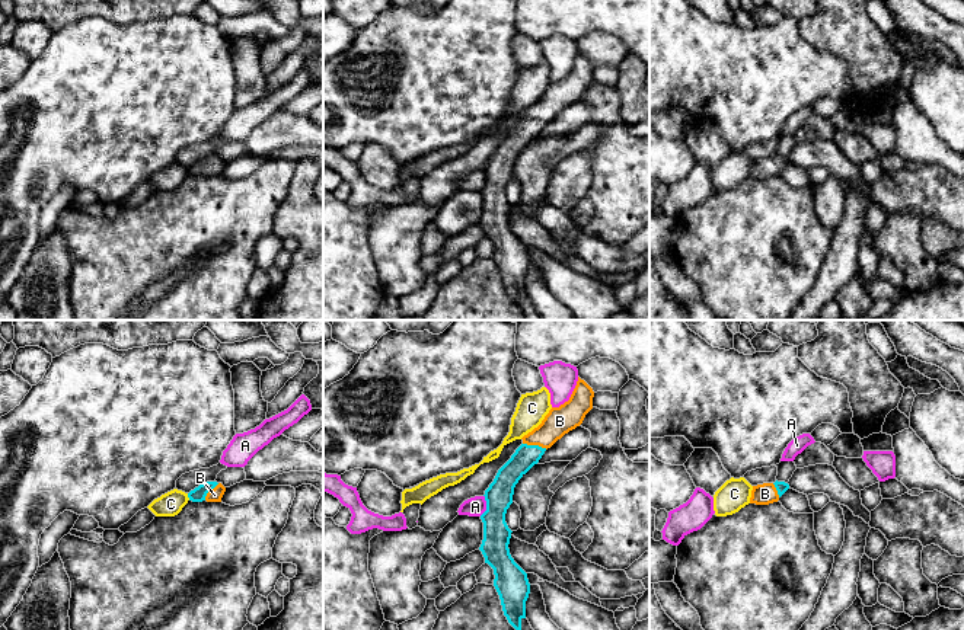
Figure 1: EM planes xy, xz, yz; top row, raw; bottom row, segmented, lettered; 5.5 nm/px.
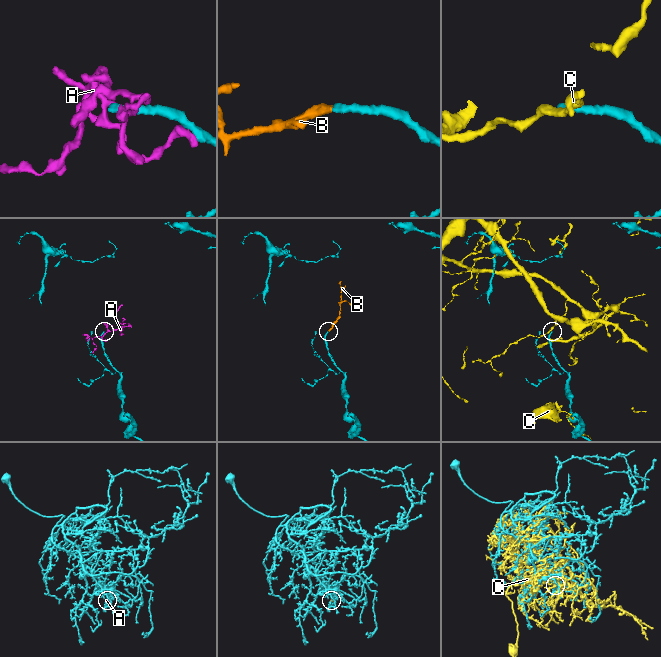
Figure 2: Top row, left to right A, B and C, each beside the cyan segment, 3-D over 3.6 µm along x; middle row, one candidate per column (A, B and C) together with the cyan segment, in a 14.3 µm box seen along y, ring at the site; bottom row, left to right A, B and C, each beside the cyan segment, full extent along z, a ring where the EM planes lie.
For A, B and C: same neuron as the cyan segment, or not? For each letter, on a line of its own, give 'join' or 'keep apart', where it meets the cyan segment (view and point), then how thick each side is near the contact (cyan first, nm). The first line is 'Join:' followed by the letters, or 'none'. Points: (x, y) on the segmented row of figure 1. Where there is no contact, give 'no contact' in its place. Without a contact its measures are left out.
Join: B
A: keep apart; contact xz (487, 505); calibres 150 and 110 nm
B: join; contact xz (535, 445); calibres 130 and 160 nm
C: keep apart; contact xy (188, 496); calibres 80 and 140 nm

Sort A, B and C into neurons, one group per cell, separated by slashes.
A / B / C

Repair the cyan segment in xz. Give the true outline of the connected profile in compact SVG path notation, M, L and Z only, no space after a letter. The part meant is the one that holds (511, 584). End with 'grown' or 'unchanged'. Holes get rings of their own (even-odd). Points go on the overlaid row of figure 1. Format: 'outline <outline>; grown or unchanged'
outline M578 377L569 400L559 407L552 407L542 423L521 438L523 444L498 470L483 495L486 511L481 515L483 540L479 550L485 563L494 569L494 586L499 595L504 615L515 630L521 630L521 620L526 618L530 583L527 573L510 554L508 544L513 531L505 522L505 514L513 503L518 480L539 463L548 448L582 423L585 415L593 409L593 397L593 388Z; grown

